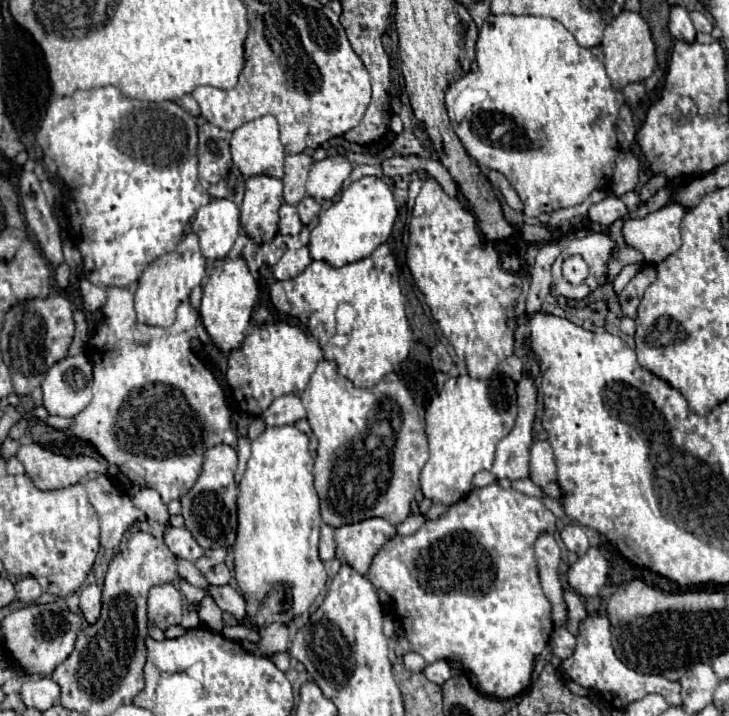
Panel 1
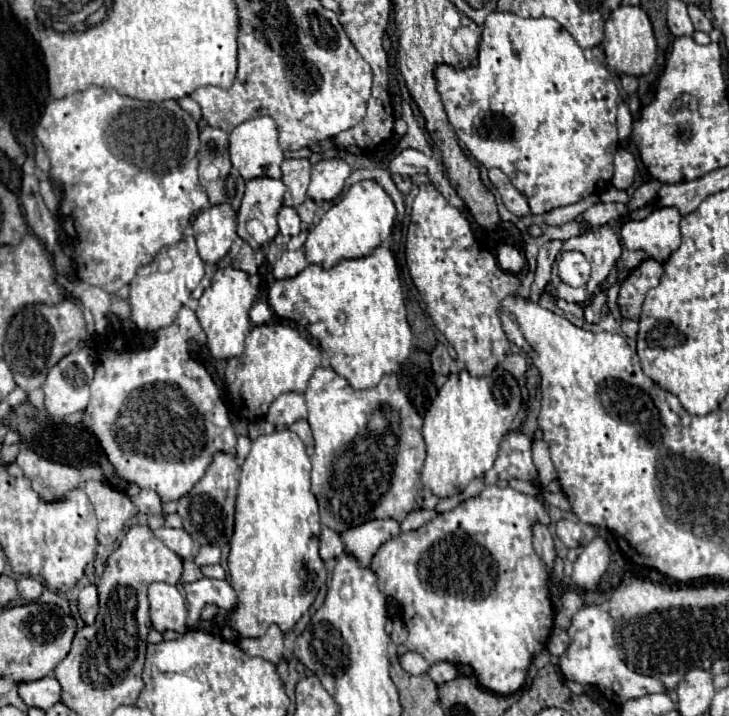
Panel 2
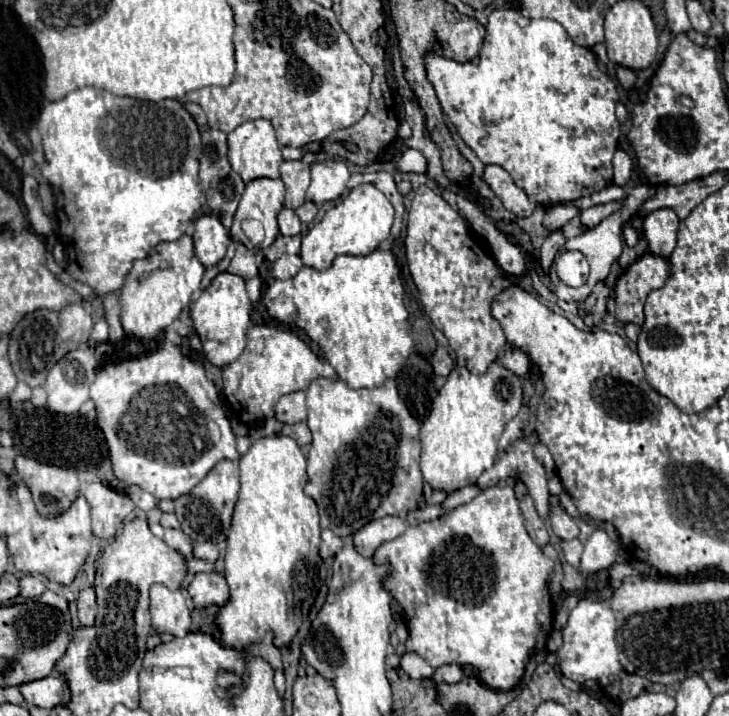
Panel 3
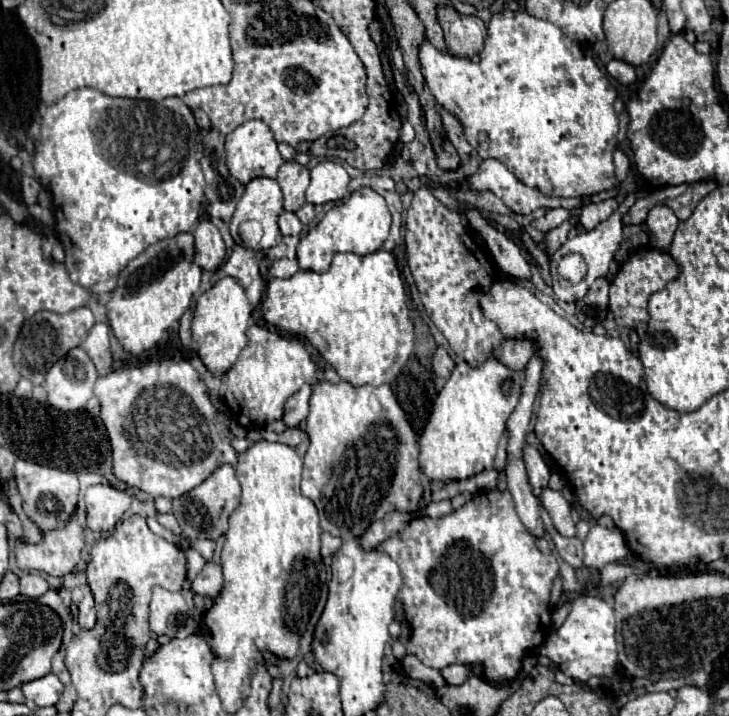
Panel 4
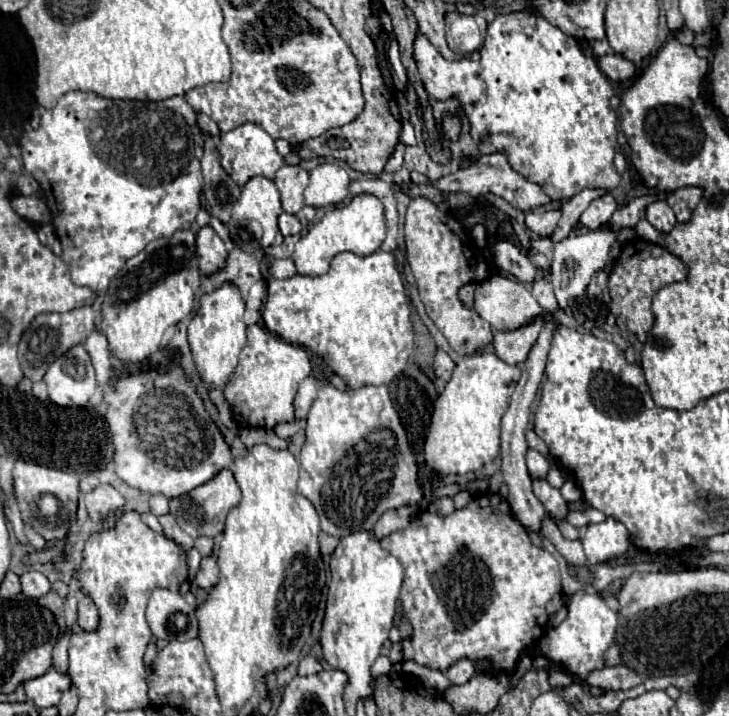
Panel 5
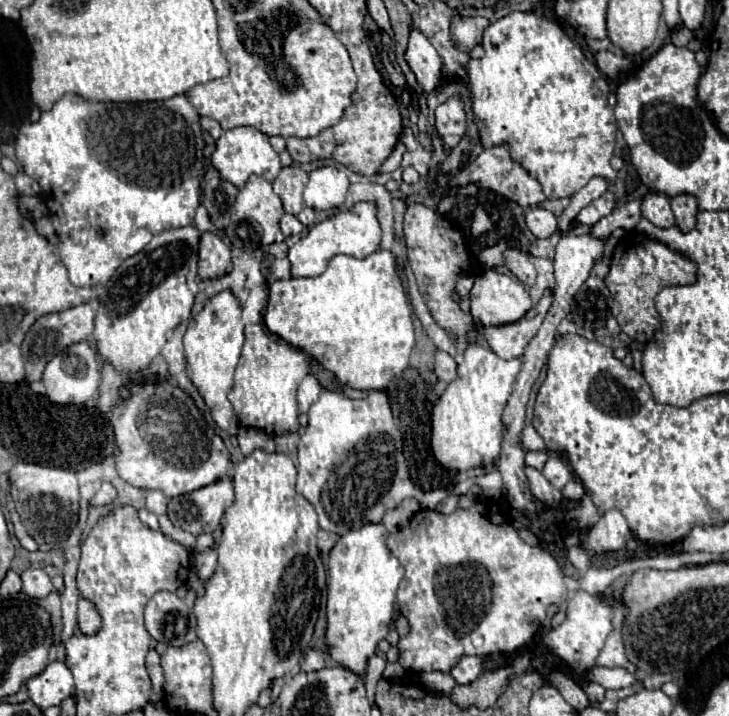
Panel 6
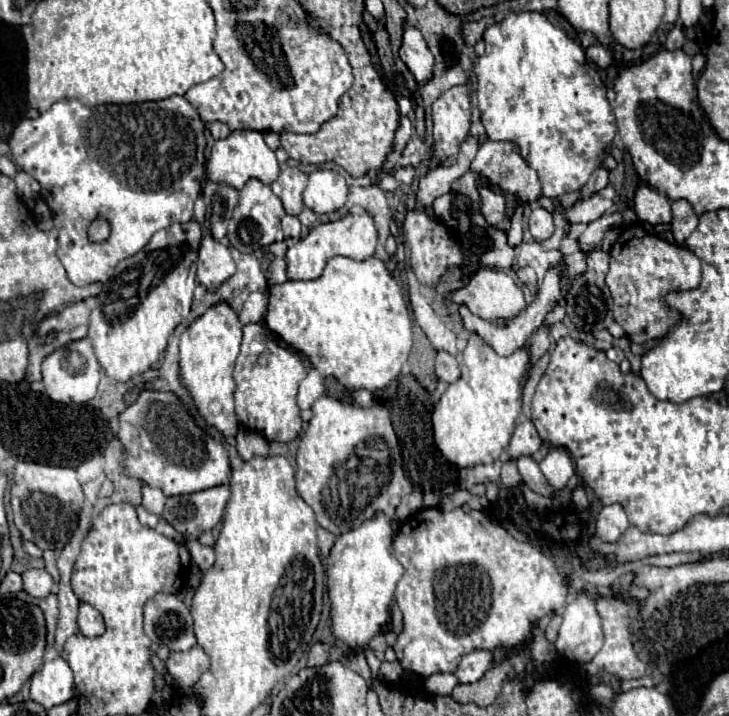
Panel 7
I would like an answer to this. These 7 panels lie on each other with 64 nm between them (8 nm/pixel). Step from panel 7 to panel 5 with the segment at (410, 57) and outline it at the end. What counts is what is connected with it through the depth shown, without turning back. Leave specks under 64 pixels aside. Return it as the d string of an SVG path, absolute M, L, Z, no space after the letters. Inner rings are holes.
M532 12L496 16L494 22L488 24L478 62L470 58L448 62L422 34L416 36L414 58L424 88L432 98L450 100L454 96L460 102L470 122L470 136L480 148L480 154L508 154L512 168L530 182L536 182L552 200L572 198L586 188L610 192L618 186L620 176L612 164L618 134L618 116L610 108L614 90L596 60L584 56L574 38L566 36L542 16Z

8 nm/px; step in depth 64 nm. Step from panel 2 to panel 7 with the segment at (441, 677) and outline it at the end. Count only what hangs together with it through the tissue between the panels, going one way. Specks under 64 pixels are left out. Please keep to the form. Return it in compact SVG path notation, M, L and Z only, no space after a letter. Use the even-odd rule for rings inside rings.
M476 650L476 652L470 652L462 658L454 676L462 684L470 684L470 682L476 682L478 678L482 678L482 674L490 668L490 664L492 664L492 652Z

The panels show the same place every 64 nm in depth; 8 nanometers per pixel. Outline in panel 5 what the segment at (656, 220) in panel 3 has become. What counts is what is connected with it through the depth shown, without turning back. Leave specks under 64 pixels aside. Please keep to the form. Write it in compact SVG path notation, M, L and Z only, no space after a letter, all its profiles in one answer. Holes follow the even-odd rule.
M666 202L650 204L646 208L646 220L662 234L670 234L670 230L676 226L676 216Z

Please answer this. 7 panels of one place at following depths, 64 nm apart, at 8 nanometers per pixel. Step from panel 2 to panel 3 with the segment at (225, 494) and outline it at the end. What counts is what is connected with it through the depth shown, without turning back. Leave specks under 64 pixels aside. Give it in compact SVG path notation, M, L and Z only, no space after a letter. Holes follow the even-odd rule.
M220 460L200 484L196 484L188 494L174 500L176 516L182 524L182 530L192 538L192 542L214 542L214 544L226 542L234 504L236 504L238 490L240 490L238 476L240 472L238 472L236 462Z

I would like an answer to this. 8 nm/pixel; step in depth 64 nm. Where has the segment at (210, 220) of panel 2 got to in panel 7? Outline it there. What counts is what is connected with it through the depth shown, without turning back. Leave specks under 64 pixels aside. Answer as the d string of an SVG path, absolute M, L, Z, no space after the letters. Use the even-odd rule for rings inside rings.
M206 234L200 244L196 280L204 284L208 290L214 290L234 272L236 272L236 264L230 256L230 248L218 242L216 238L212 238L212 234Z

